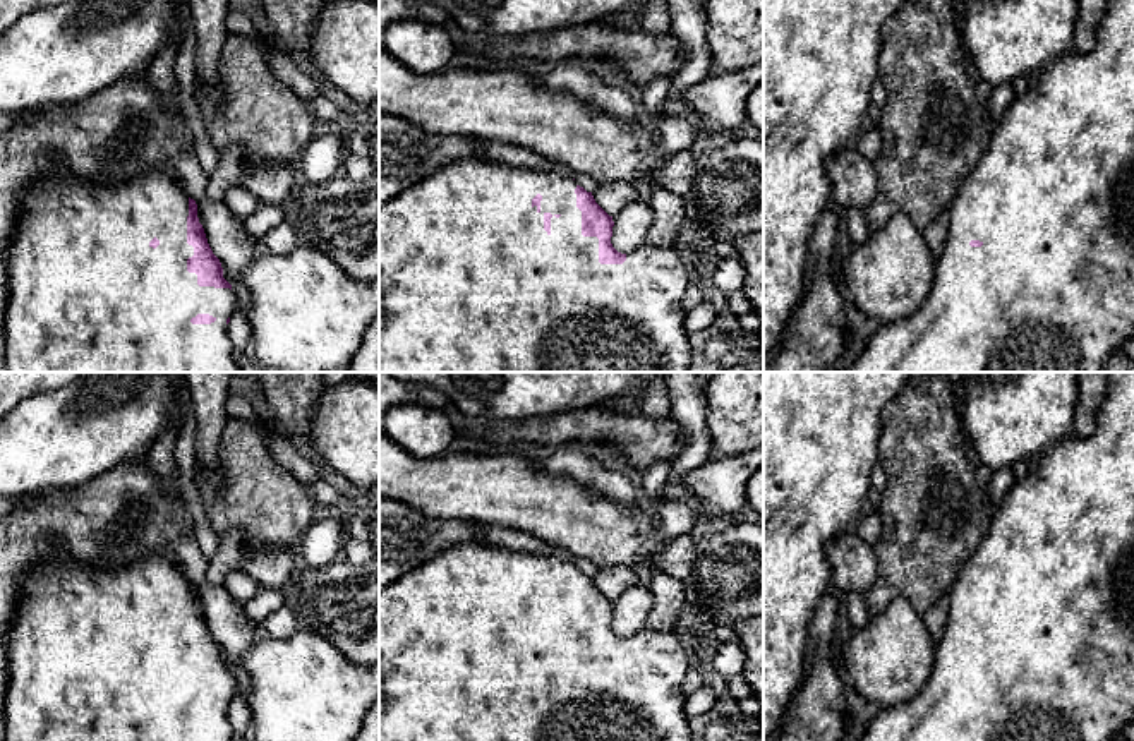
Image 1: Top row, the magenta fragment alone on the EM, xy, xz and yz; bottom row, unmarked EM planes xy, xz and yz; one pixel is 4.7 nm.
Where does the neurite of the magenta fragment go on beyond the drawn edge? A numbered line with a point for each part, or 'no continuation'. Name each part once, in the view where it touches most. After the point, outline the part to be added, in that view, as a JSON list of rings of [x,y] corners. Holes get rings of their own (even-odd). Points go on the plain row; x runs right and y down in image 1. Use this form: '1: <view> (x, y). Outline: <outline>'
1: xy (83, 666). Outline: [[[153,556],[127,568],[87,568],[79,561],[57,561],[34,568],[22,578],[21,602],[9,628],[9,669],[5,693],[5,741],[232,741],[226,703],[237,681],[230,672],[199,671],[197,659],[187,655],[194,631],[187,628],[189,578],[184,568]],[[197,698],[209,698],[211,708],[192,708]]]

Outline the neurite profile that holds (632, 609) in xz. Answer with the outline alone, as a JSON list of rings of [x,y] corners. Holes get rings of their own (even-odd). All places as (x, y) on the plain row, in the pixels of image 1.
[[[645,581],[630,587],[618,600],[612,602],[612,631],[628,638],[631,635],[642,633],[647,628],[647,619],[654,607],[654,599],[645,585]]]

